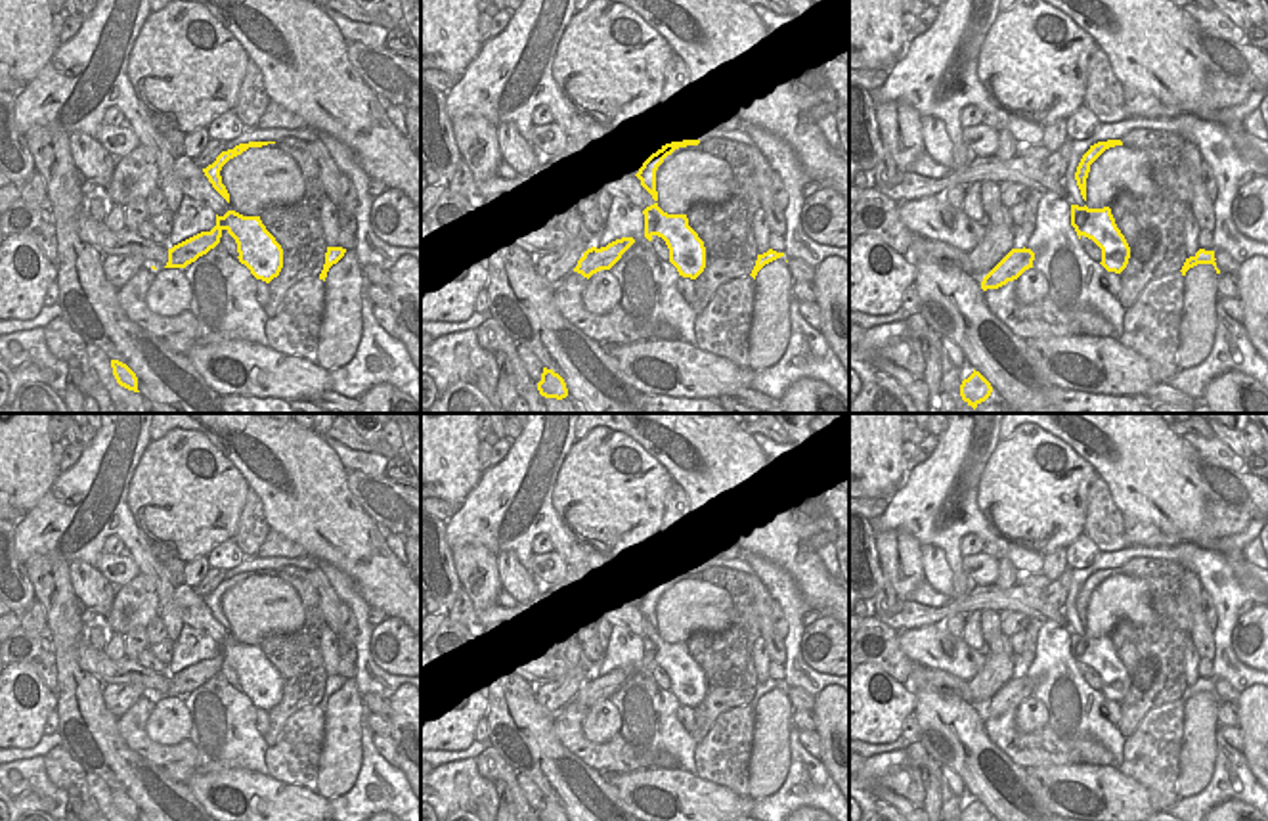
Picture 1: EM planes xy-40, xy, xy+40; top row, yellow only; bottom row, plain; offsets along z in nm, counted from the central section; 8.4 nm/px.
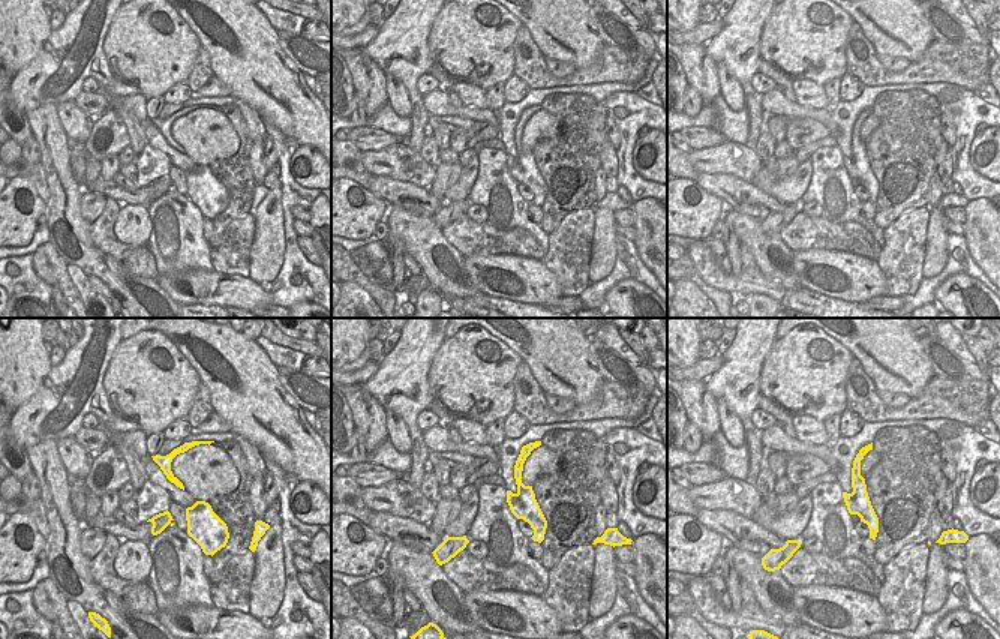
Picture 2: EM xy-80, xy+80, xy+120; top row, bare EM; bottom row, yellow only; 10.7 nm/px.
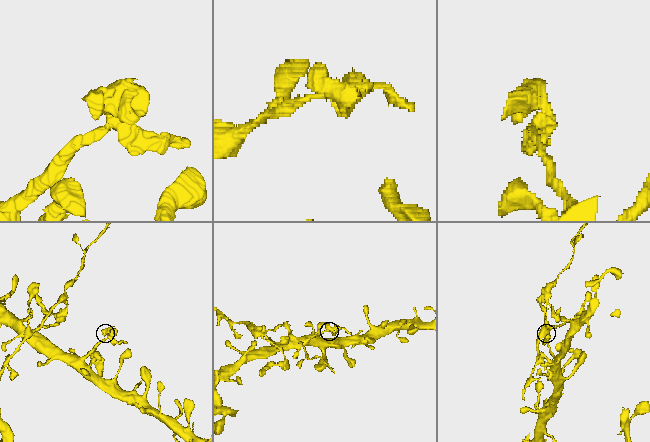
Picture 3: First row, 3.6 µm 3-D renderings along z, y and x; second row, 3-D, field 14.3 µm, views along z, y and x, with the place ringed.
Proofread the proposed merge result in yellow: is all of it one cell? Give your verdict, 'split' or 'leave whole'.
leave whole

